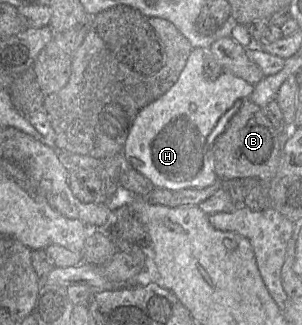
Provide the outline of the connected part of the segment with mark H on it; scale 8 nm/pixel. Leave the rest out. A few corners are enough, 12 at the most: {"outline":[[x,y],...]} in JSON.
{"outline":[[192,49],[122,155],[156,188],[217,183],[207,138],[254,85]]}

